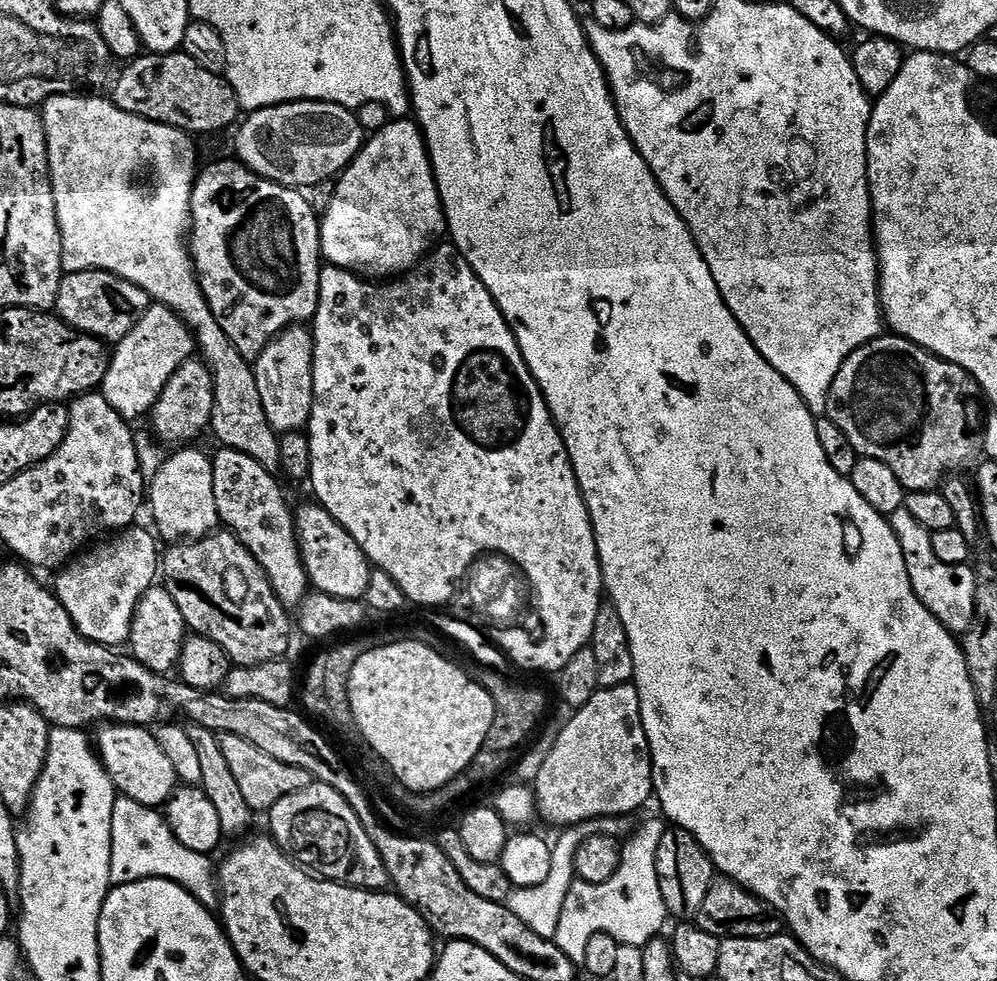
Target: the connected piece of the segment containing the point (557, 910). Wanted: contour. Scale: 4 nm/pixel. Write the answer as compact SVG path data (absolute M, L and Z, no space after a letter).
M601 818L589 820L561 831L564 833L551 845L550 874L538 885L529 888L517 887L506 901L509 910L518 918L522 918L522 922L526 922L526 926L530 926L530 930L534 930L534 934L547 940L555 940L556 931L559 929L559 919L562 918L562 910L566 903L566 896L570 893L572 884L578 880L576 875L578 850L584 845L584 841L589 840L591 836L606 836L615 833L617 831L615 829L616 824L615 819Z

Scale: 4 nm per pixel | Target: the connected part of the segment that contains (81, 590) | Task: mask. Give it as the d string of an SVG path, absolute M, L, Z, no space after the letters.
M140 527L125 528L116 538L120 540L88 550L93 552L85 551L71 567L64 570L69 572L61 571L61 576L56 580L56 599L70 614L76 629L91 643L105 646L127 645L136 607L149 588L157 583L158 569L162 564L161 553L156 553L157 537Z

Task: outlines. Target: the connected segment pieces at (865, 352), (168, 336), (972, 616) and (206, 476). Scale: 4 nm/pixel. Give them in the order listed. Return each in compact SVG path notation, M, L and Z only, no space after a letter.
M882 334L842 362L828 391L826 416L850 438L850 446L860 457L869 456L890 466L905 493L930 492L939 489L953 474L963 473L960 471L975 458L976 452L978 456L977 445L975 448L968 437L968 408L964 405L968 384L970 377L962 366L932 355L913 340Z
M153 303L148 313L136 323L134 330L130 330L130 334L126 334L126 338L115 345L108 361L102 395L129 422L136 422L139 416L147 417L166 382L170 382L183 363L193 359L195 352L192 351L197 351L197 348L192 329L184 323L182 317L165 304Z
M904 507L891 513L890 523L898 542L902 546L902 554L906 558L906 570L910 574L910 586L914 594L953 634L963 634L968 631L976 619L975 574L968 564L950 566L942 562L934 554L932 533L927 532Z
M184 446L172 457L161 463L159 472L150 480L150 508L152 504L152 516L156 519L155 531L161 537L172 540L168 542L195 542L203 540L205 536L211 536L221 527L218 514L218 502L214 502L214 474L212 473L211 455L199 452L196 446Z

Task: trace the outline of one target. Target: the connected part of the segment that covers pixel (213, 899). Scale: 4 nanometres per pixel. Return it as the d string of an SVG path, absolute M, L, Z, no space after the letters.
M117 798L114 802L110 854L110 878L113 885L150 878L173 880L205 908L212 910L218 904L218 876L214 871L214 864L212 868L212 862L209 857L194 850L186 850L186 846L182 846L182 842L178 842L178 838L170 830L167 819L157 809L127 798Z

